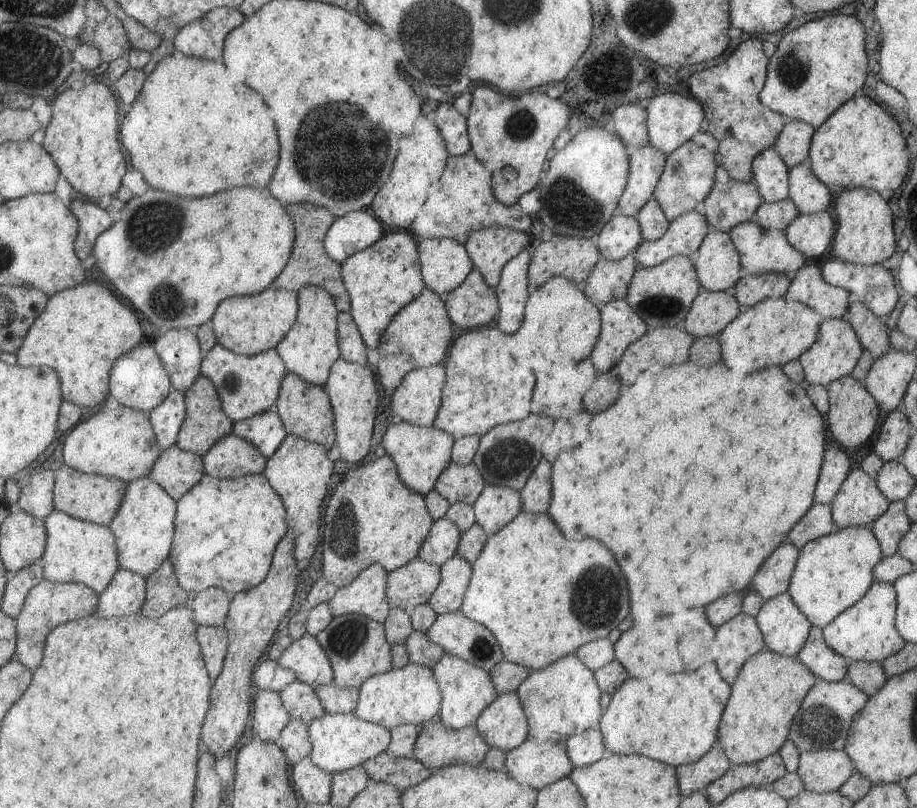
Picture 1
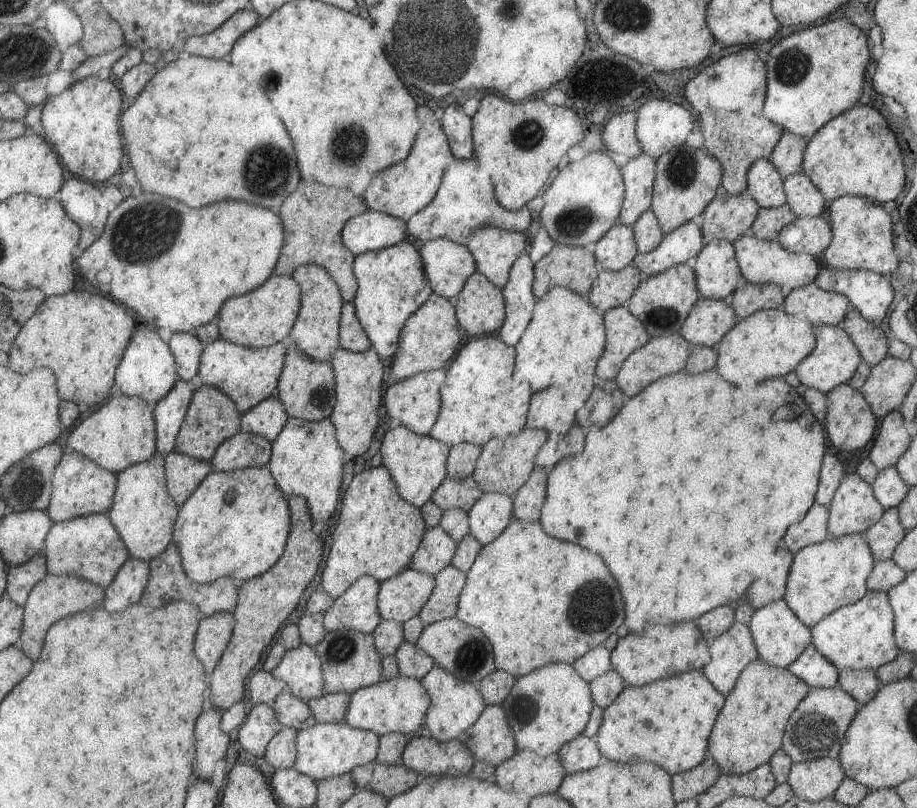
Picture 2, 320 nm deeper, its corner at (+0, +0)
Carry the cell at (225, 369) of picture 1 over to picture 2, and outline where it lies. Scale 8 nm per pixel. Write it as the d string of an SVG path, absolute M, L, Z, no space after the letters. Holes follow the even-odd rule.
M219 338L205 347L197 381L224 391L237 403L242 414L245 414L275 394L285 353L285 346L281 341L270 347L253 348Z

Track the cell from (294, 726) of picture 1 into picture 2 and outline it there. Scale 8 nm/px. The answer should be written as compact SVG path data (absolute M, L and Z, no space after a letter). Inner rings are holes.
M281 727L277 736L269 743L265 760L276 769L288 769L296 764L297 731L291 727Z

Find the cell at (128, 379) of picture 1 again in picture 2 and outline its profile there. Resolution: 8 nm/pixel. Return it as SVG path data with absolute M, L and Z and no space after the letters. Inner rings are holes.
M149 324L138 325L117 369L116 386L127 396L144 398L155 405L175 388L179 379L176 356L173 354L170 343L167 344L159 336L157 328Z

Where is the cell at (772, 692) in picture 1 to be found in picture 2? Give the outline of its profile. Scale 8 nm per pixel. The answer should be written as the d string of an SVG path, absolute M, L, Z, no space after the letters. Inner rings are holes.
M758 658L749 661L724 698L724 705L708 736L706 752L717 763L720 772L740 775L767 763L781 746L789 715L810 688L787 669L772 667Z

